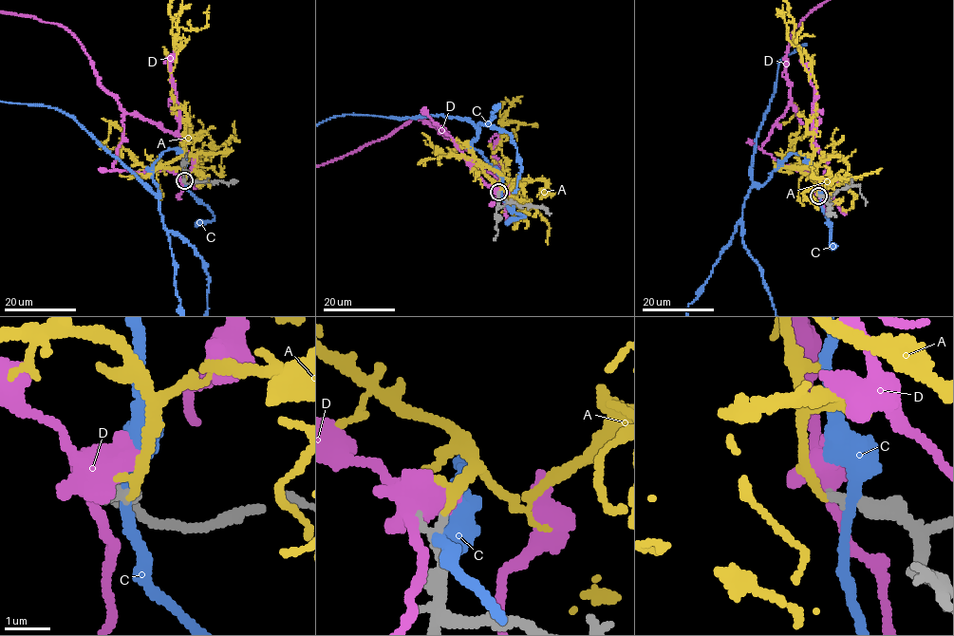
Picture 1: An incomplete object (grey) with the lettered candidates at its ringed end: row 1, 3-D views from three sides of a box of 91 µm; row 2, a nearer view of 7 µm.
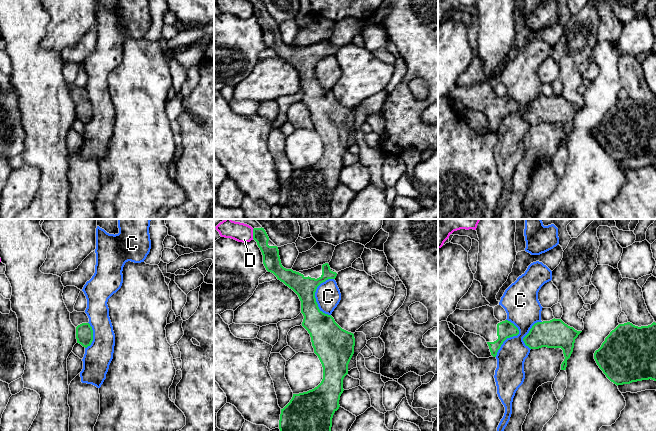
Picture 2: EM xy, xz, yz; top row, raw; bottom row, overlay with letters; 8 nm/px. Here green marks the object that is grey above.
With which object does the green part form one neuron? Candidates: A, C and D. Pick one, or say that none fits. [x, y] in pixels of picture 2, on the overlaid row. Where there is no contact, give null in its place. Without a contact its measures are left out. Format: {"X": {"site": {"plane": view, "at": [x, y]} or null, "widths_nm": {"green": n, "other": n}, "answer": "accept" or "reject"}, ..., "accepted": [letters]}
{"A": {"site": null, "answer": "accept"}, "C": {"site": {"plane": "xz", "at": [314, 294]}, "widths_nm": {"green": 200, "other": 200}, "answer": "reject"}, "D": {"site": {"plane": "xz", "at": [253, 234]}, "widths_nm": {"green": 140, "other": 150}, "answer": "reject"}, "accepted": ["A"]}

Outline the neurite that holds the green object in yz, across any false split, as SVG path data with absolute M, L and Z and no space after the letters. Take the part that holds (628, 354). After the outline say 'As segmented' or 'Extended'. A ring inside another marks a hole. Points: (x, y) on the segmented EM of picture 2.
M630 322L619 324L595 351L594 359L606 377L617 386L649 379L656 381L656 323L641 327Z. As segmented

